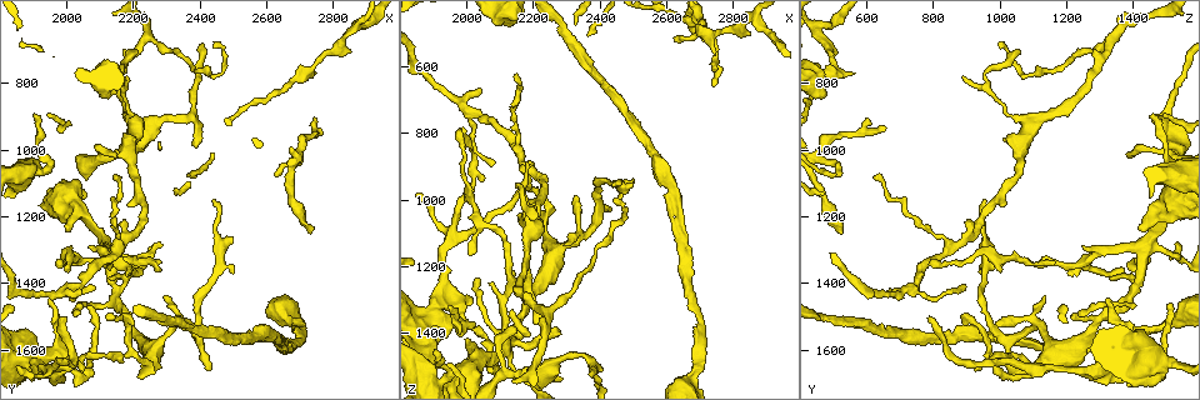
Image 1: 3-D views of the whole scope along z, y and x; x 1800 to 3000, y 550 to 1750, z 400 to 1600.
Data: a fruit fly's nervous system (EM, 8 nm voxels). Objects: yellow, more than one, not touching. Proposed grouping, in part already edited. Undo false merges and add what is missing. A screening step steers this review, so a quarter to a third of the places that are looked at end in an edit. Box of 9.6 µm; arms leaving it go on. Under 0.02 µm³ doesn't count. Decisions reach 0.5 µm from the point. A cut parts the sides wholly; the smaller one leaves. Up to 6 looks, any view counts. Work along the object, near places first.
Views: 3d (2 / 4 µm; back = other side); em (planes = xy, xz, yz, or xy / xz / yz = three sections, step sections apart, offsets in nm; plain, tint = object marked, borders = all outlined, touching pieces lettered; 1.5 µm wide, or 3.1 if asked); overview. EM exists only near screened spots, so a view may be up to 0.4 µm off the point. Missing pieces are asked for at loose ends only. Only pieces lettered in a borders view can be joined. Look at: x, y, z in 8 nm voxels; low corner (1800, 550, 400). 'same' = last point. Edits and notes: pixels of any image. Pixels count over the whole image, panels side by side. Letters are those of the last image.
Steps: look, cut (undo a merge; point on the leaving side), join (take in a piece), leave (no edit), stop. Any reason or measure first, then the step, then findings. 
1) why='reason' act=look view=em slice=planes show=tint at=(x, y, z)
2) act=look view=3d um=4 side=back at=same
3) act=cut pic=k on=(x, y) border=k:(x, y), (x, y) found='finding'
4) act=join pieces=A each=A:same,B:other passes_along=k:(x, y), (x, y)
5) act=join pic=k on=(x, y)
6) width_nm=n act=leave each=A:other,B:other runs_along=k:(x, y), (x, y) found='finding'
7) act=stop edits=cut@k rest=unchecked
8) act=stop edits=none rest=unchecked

why='free end' act=look view=3d um=4 at=(2730, 1230, 530)

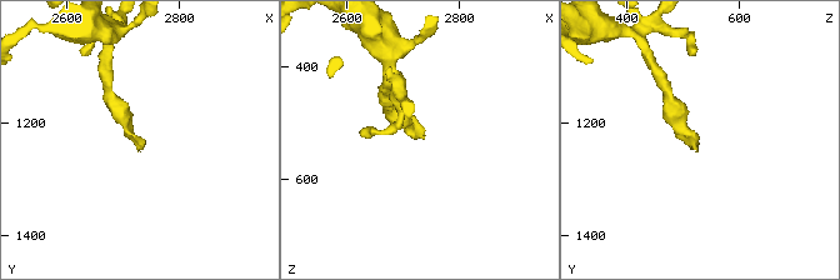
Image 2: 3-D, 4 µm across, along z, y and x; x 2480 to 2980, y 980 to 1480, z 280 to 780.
why='now the EM' act=look view=em slice=planes show=borders at=(2735, 1235, 535)

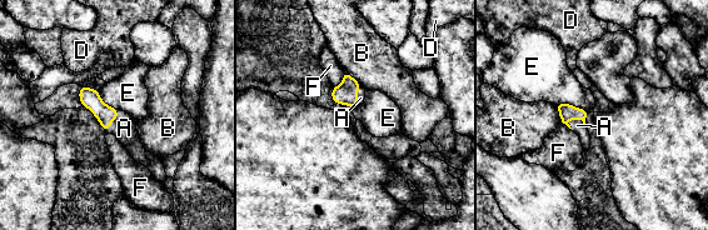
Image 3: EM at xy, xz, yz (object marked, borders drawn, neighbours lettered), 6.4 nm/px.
act=join pieces=A each=A:same,B:other,D:other,E:other,F:other passes_along=3:(567, 111), (577, 119), (577, 125) found='it goes on there'

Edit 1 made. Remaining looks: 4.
why='redraw' act=look view=overview

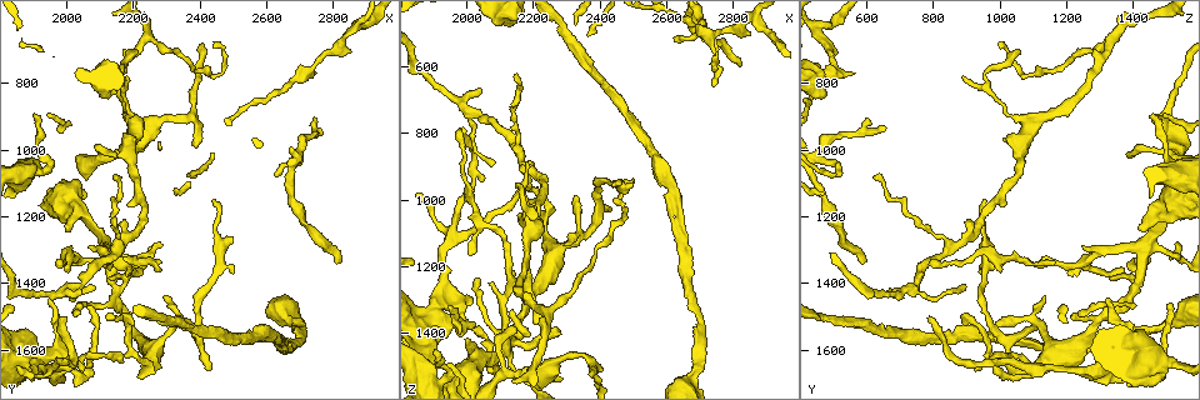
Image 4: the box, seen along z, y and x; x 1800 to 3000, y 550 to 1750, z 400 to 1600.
why='sharp bend' act=look view=em slice=xz step=8 show=tint at=(2200, 1620, 960)

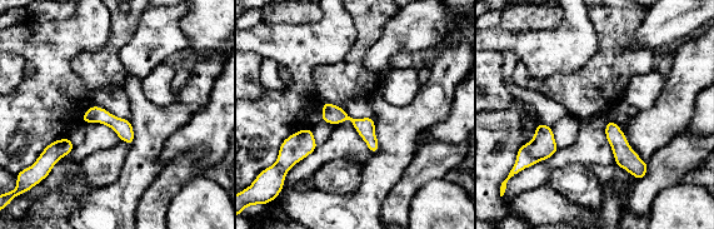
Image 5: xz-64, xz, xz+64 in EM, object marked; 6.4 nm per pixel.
why='cut it another way' act=look view=em slice=planes show=borders at=same

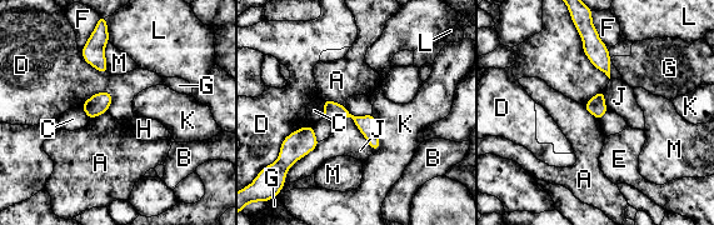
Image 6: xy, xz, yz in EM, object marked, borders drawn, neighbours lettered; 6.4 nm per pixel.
act=leave each=A:other,B:other,C:other,D:other,E:other,F:other,G:other,H:other,J:other,K:other,L:other,M:other found='all the same cell'

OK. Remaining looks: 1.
act=stop edits=join@3 rest=unchecked

